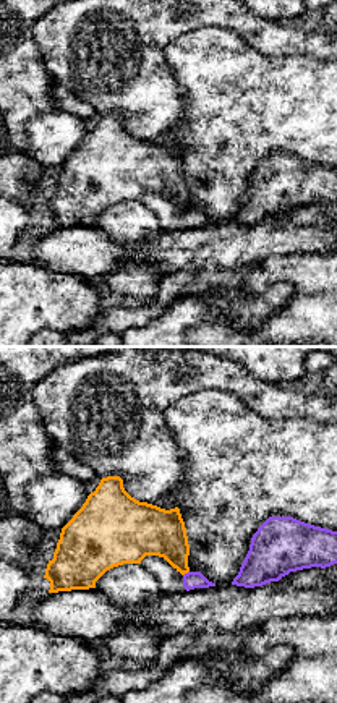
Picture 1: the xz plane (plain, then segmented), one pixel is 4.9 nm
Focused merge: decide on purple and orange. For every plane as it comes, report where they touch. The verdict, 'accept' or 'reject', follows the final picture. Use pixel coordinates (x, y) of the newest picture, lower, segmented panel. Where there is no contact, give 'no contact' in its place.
contact (185, 574)

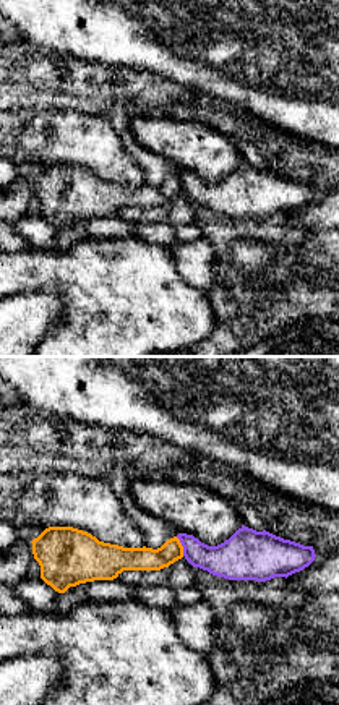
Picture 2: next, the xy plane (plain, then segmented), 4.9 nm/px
contact (182, 545)

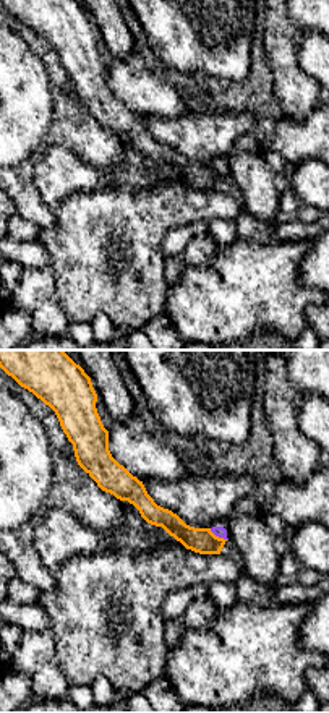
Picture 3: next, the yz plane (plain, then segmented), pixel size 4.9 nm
contact (217, 535)

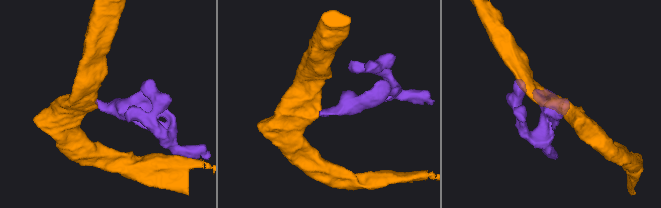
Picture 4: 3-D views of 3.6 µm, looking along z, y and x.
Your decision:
reject

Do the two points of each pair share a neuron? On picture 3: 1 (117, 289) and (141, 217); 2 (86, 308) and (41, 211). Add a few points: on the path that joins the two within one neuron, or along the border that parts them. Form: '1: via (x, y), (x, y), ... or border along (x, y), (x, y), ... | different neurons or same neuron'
1: via (135, 271), (141, 264), (141, 235) | same neuron
2: border along (54, 209), (54, 224), (41, 230) | different neurons

